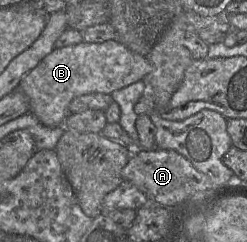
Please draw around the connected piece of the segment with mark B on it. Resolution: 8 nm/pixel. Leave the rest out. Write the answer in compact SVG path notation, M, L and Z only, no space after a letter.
M118 40L102 43L81 42L55 48L40 63L23 76L17 89L29 99L30 110L47 127L63 126L70 114L71 101L91 93L111 95L114 91L143 80L151 71L149 57L130 51Z

